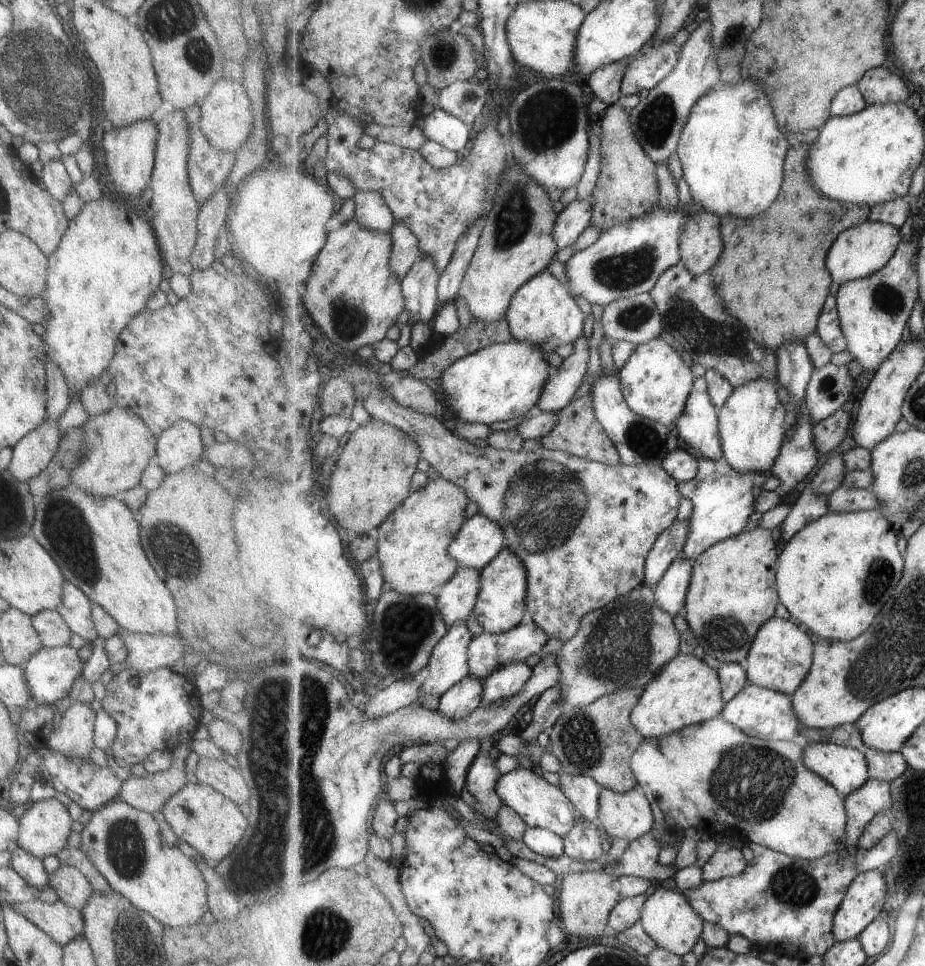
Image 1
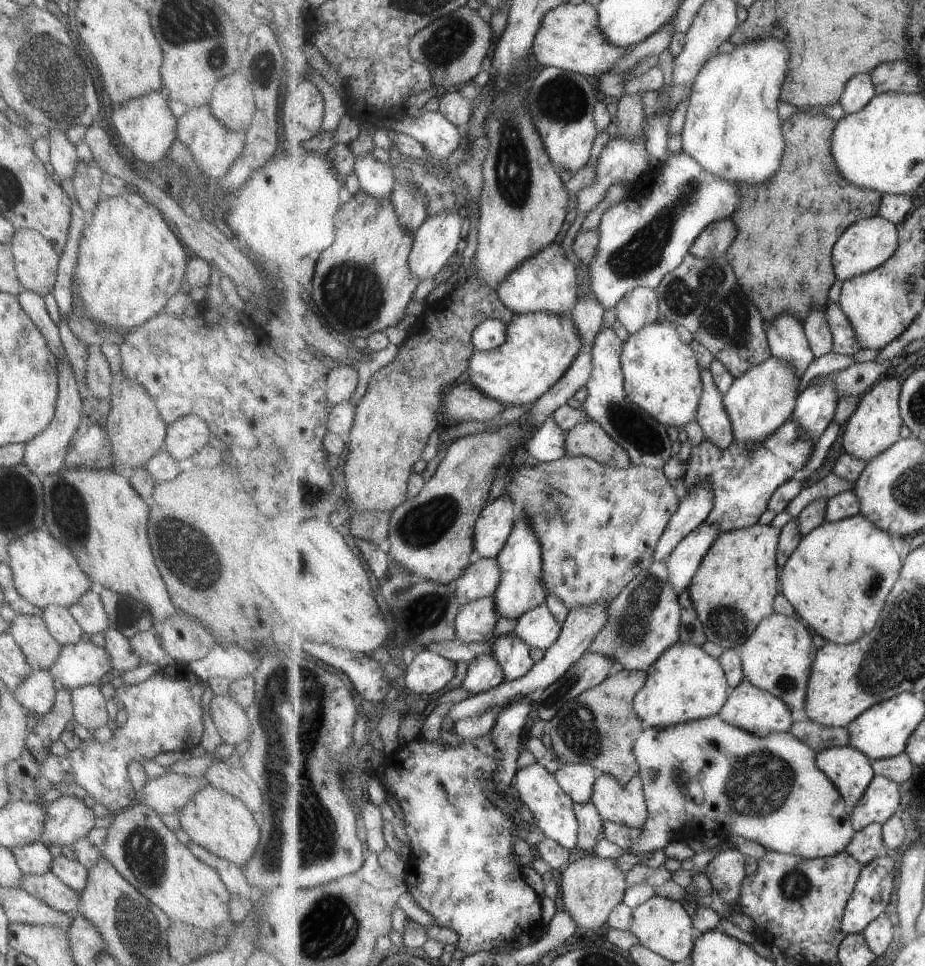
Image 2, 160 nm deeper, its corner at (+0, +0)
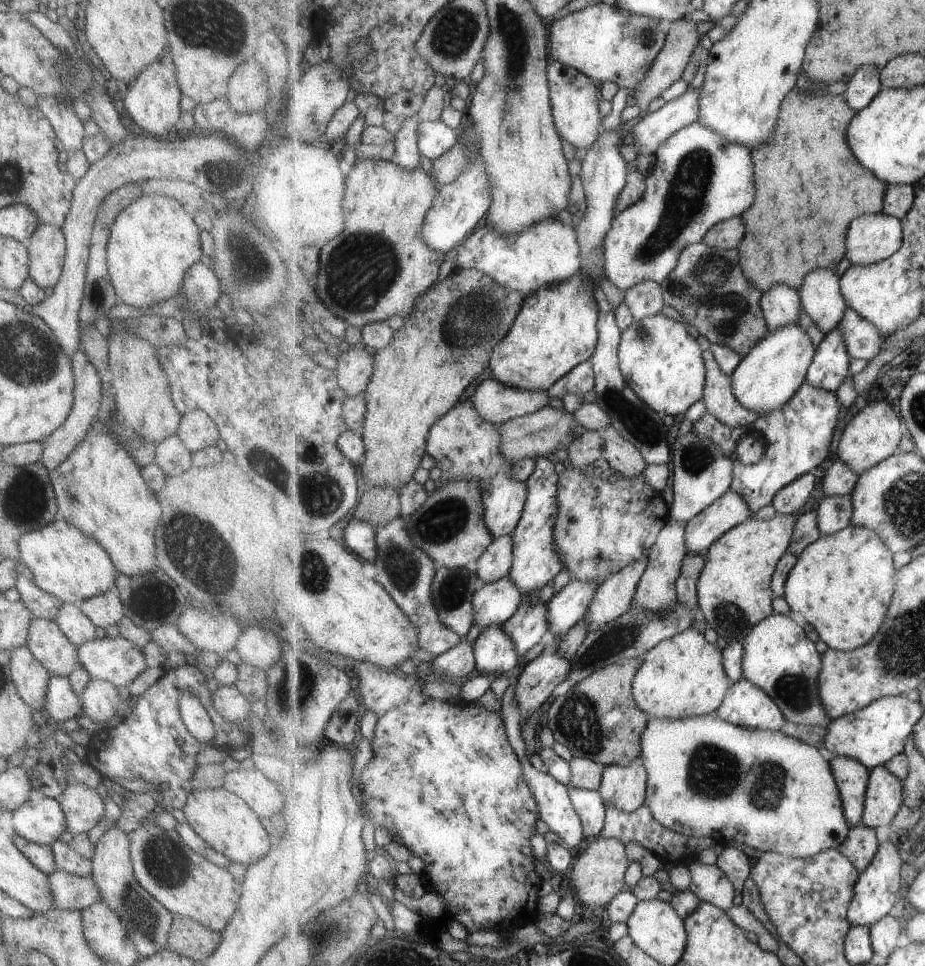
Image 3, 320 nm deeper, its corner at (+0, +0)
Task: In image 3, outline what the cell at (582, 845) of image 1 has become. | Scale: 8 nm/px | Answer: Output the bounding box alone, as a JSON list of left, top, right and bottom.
[570,786,606,840]

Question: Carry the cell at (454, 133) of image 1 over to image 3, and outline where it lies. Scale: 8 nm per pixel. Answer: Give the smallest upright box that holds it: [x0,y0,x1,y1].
[418,119,459,162]

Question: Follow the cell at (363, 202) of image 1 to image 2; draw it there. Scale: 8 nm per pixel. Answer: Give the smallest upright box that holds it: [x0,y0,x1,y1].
[355,153,396,200]

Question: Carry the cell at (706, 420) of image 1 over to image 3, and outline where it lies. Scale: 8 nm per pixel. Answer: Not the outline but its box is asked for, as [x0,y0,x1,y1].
[703,350,759,428]

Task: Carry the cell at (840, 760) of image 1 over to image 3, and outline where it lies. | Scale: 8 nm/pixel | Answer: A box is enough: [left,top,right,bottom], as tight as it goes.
[829,756,871,826]

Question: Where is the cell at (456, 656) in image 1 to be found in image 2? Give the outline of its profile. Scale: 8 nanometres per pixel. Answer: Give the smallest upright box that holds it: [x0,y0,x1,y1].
[455,595,499,643]

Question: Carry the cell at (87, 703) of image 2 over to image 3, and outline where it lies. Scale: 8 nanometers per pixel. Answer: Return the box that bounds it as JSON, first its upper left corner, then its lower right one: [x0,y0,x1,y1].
[79,680,122,723]

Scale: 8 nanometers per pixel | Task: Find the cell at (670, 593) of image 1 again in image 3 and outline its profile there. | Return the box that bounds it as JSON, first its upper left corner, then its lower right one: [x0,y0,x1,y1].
[687,491,750,554]

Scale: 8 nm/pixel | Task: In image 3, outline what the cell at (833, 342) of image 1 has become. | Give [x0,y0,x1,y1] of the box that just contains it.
[839,308,886,361]

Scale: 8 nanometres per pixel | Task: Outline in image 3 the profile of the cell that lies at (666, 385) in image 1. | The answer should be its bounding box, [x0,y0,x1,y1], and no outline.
[620,314,706,415]

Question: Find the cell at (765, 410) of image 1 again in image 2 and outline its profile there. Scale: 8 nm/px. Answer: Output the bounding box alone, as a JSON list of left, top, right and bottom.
[724,356,801,446]

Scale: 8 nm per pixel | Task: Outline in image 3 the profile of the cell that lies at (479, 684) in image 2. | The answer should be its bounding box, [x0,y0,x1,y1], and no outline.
[475,626,521,678]

